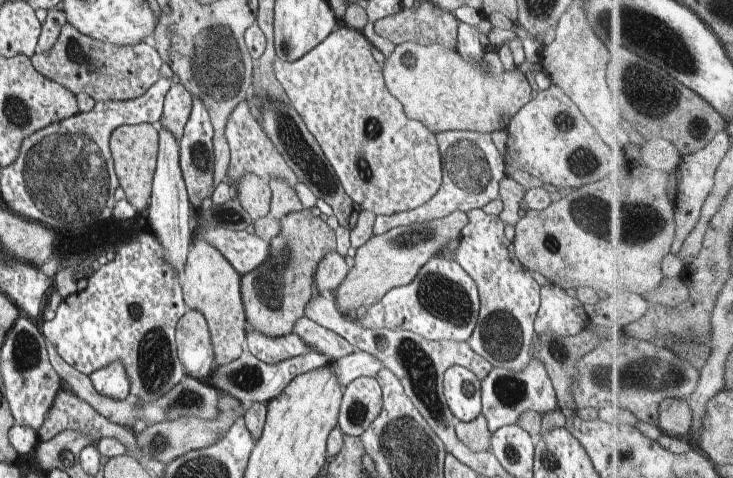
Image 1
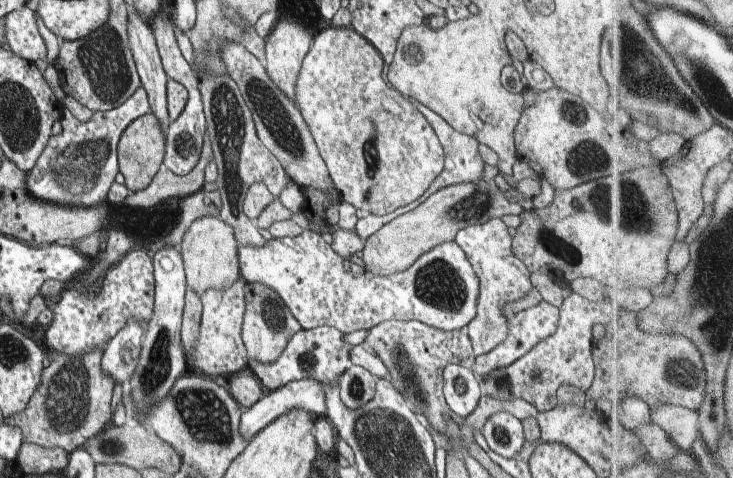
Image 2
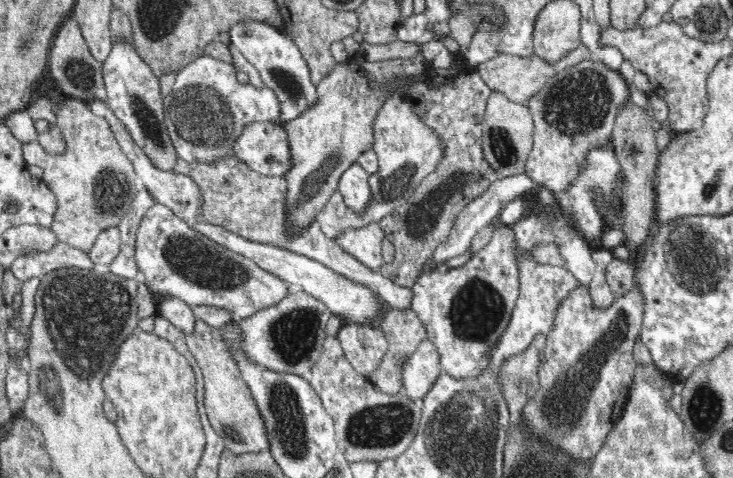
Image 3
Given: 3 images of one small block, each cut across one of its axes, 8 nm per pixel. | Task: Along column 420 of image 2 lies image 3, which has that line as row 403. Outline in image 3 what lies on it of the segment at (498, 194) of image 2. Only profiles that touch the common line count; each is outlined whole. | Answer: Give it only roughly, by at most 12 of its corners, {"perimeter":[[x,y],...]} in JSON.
{"perimeter":[[220,328],[183,341],[211,426],[234,454],[268,451],[264,421]]}

